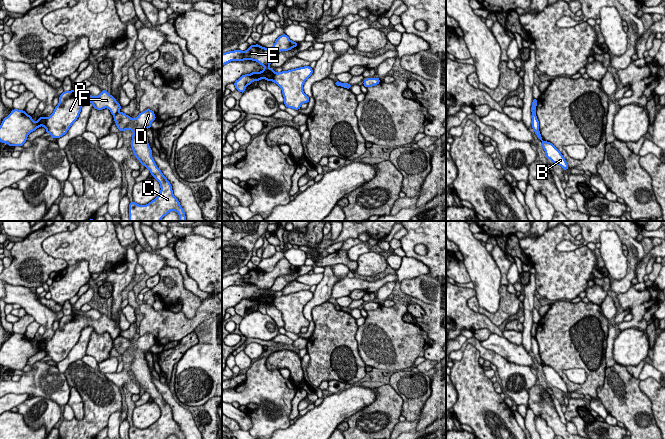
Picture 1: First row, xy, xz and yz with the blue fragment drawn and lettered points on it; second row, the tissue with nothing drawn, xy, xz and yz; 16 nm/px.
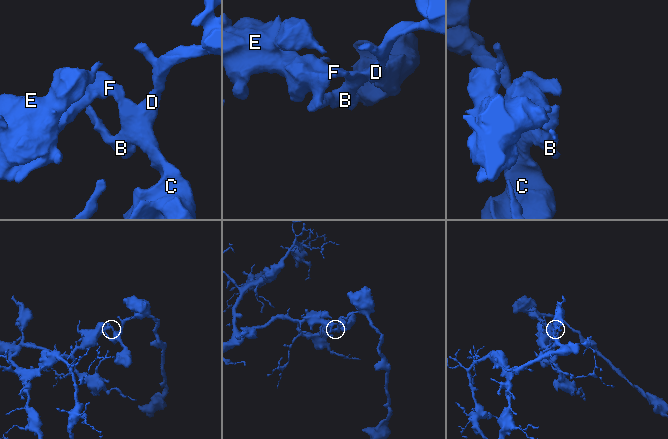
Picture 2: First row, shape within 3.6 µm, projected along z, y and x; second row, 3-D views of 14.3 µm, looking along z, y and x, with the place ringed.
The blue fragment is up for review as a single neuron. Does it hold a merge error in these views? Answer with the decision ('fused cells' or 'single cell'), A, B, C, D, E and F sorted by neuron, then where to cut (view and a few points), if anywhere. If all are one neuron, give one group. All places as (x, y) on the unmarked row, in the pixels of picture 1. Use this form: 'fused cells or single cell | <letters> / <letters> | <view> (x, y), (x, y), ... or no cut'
fused cells | A E F / B C D | xy (118, 336), (113, 339)

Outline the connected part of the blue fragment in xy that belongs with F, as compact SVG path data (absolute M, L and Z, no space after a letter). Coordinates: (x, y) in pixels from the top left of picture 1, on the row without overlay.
M74 313L64 315L59 320L59 327L53 337L47 342L41 340L36 346L25 335L13 333L0 349L0 366L7 367L10 371L22 371L28 359L40 350L45 351L46 357L51 358L50 363L58 363L67 357L79 341L81 331L87 326L91 326L97 334L108 332L113 340L121 333L116 323L103 313L98 320L87 319Z

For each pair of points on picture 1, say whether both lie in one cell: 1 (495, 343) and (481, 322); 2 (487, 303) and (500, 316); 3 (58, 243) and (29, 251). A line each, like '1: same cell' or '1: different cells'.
1: different cells
2: different cells
3: different cells

